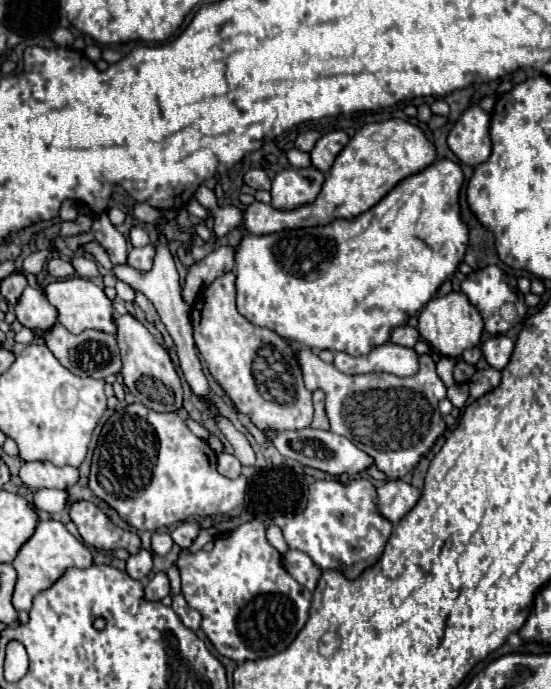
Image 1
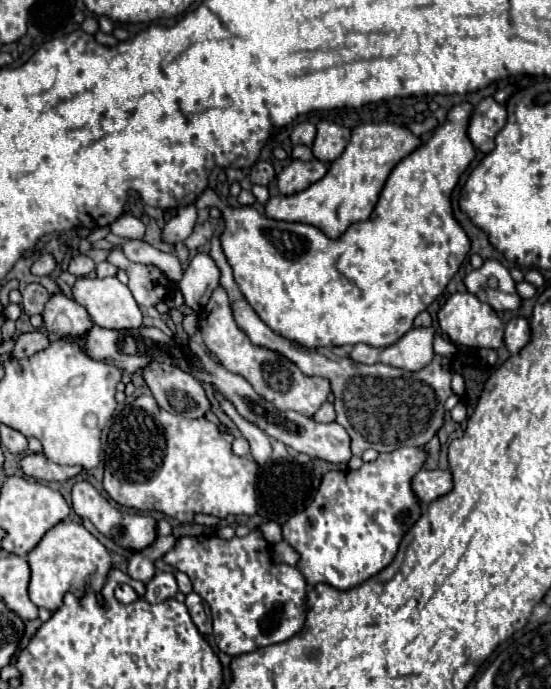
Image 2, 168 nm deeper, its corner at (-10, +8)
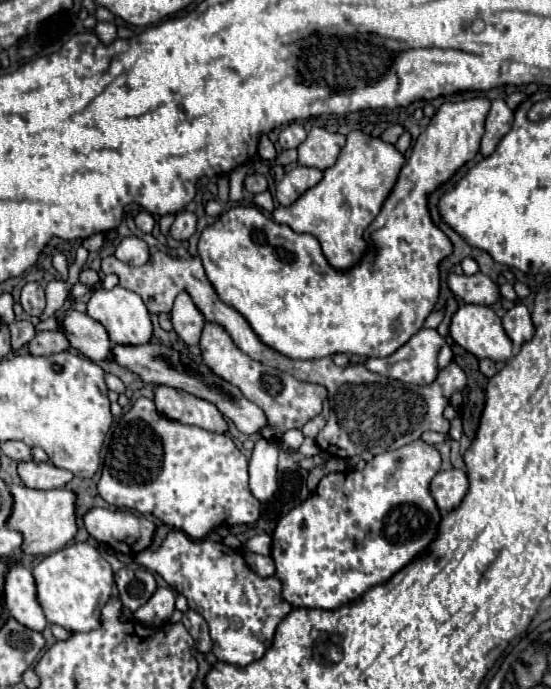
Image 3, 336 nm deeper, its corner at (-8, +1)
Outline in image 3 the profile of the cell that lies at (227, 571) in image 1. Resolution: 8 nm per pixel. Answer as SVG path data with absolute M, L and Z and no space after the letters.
M171 531L157 551L141 551L135 563L159 573L169 587L187 599L189 609L197 611L209 625L213 655L233 665L249 665L273 643L273 631L291 605L281 599L281 581L263 579L245 567L241 551L217 541L193 541L181 531Z

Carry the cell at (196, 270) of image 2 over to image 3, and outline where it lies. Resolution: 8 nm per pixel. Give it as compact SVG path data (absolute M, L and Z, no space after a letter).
M181 293L175 299L173 311L171 311L171 319L173 319L173 329L175 333L187 343L187 345L197 345L201 339L201 331L205 325L203 315L197 311L197 307L193 307L193 301L189 299L189 295Z

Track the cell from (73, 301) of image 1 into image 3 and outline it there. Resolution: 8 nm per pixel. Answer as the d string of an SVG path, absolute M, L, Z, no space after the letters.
M119 285L113 287L111 291L107 291L107 289L95 291L87 303L87 313L91 319L99 321L107 329L109 339L115 345L143 345L143 343L149 343L149 339L153 335L151 315L145 307L143 299L137 293L123 289Z

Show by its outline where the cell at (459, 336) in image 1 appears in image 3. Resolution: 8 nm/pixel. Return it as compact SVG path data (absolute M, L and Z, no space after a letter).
M461 305L451 319L451 337L477 359L507 361L513 355L501 319L487 305Z

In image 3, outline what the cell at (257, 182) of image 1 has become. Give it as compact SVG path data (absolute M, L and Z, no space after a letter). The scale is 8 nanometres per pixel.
M253 173L253 175L247 175L247 177L245 177L243 185L245 185L245 189L247 189L249 193L257 195L257 193L261 193L261 191L267 189L267 179L265 179L263 175L259 175L259 173Z

